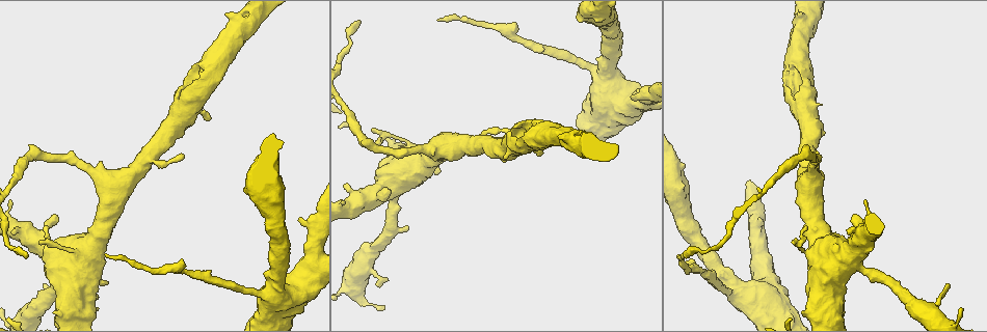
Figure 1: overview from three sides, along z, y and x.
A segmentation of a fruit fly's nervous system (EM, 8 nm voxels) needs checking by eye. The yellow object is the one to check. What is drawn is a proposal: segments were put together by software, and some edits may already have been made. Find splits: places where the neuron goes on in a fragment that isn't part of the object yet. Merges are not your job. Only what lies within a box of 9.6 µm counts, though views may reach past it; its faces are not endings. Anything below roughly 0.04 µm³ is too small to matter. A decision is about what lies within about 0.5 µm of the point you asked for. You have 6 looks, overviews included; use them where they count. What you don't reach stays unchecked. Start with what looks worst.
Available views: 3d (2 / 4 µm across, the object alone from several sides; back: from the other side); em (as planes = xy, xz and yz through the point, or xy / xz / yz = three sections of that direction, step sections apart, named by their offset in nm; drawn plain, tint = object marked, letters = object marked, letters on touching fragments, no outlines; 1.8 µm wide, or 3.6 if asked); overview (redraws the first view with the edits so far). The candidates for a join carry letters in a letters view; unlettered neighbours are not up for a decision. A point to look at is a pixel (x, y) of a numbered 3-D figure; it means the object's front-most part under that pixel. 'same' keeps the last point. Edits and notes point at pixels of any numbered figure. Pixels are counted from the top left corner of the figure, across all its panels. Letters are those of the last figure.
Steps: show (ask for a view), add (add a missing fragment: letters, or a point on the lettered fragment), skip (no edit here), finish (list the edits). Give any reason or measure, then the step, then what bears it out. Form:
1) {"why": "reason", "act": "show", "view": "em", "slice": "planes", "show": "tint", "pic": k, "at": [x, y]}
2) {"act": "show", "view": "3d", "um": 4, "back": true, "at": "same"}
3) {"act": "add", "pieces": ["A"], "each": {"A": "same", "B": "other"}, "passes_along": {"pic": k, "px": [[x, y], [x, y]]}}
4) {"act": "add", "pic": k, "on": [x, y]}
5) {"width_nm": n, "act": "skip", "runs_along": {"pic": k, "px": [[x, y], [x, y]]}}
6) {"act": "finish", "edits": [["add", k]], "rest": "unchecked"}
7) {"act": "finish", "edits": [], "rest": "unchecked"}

{"why": "calibre changes", "act": "show", "view": "em", "slice": "xy", "step": 4, "show": "letters", "pic": 1, "at": [94, 247]}

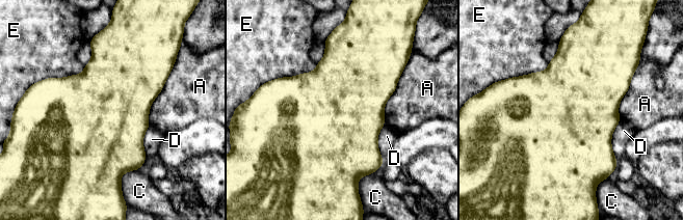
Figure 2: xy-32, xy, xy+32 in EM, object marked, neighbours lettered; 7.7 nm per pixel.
{"act": "skip", "each": {"A": "other", "C": "other", "D": "other", "E": "other"}, "found": "no lettered fragment goes on from it"}

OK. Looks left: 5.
{"why": "free end", "act": "show", "view": "em", "slice": "planes", "show": "tint", "pic": 1, "at": [580, 20]}

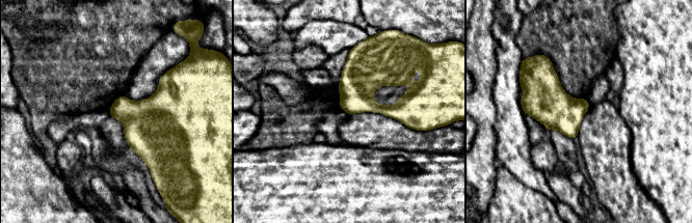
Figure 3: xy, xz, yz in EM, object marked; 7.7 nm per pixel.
{"act": "show", "view": "em", "slice": "planes", "show": "letters", "at": "same"}

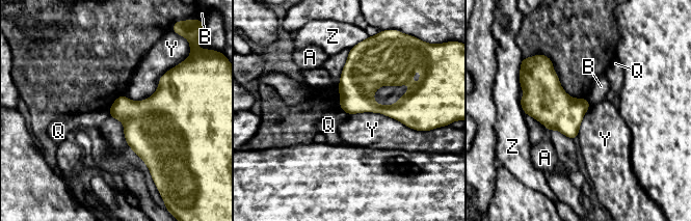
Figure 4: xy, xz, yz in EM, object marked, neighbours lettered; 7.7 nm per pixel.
{"act": "skip", "each": {"A": "other", "B": "other", "Q": "other", "Y": "other", "Z": "other"}, "border": {"pic": 4, "px": [[347, 114], [381, 112], [418, 131]]}, "found": "none of them fits"}

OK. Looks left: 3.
{"why": "thick turns thin", "act": "show", "view": "3d", "um": 4, "pic": 1, "at": [743, 295]}

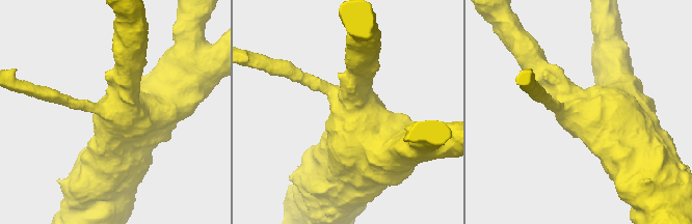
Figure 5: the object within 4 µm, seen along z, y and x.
{"act": "show", "view": "em", "um": 3.6, "slice": "planes", "show": "letters", "pic": 5, "at": [584, 113]}

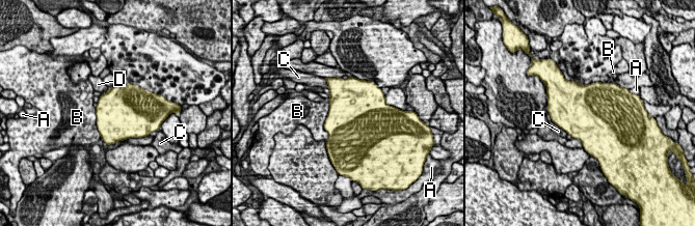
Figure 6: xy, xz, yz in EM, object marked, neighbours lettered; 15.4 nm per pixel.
{"act": "skip", "each": {"A": "other", "B": "other", "C": "other", "D": "other"}, "border": {"pic": 6, "px": [[329, 97], [324, 123], [327, 140]]}, "found": "no lettered fragment goes on from it"}

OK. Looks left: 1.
{"act": "finish", "edits": [], "rest": "unchecked"}

